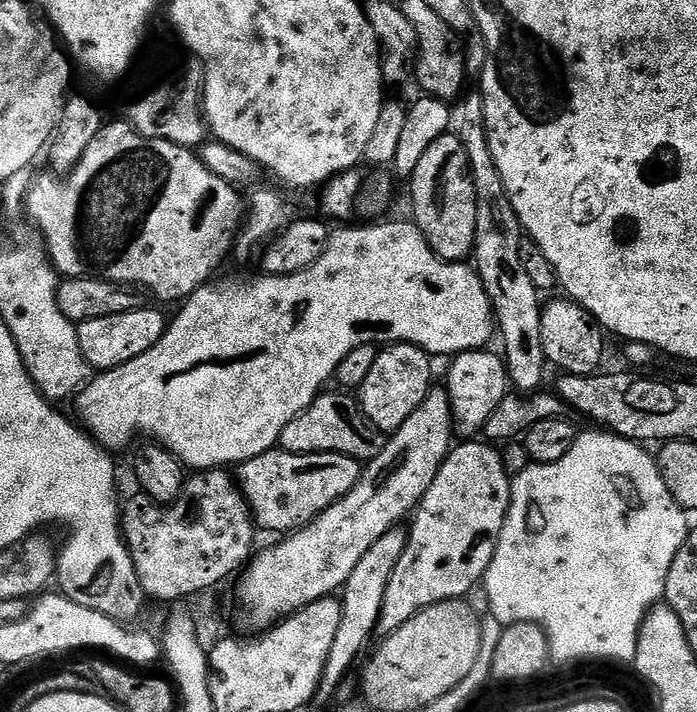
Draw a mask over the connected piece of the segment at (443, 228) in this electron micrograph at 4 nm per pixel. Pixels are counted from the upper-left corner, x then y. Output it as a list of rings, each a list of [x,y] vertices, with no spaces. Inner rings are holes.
[[[446,134],[438,138],[438,142],[434,142],[434,146],[430,146],[430,150],[426,150],[426,154],[418,161],[418,170],[414,170],[414,174],[410,177],[410,184],[412,184],[412,212],[416,215],[414,223],[426,238],[428,245],[442,260],[467,261],[473,255],[475,246],[476,200],[467,152],[463,148],[459,135]]]

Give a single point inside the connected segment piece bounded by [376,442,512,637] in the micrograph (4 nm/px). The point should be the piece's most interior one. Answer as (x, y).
(456, 527)

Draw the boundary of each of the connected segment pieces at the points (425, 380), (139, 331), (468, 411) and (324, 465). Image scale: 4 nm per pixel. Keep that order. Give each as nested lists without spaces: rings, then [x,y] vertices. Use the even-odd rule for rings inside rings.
[[[401,342],[380,351],[366,382],[362,382],[358,389],[360,411],[379,432],[397,432],[402,422],[406,422],[406,418],[410,418],[410,414],[422,406],[428,391],[434,386],[432,363],[433,357],[414,344]]]
[[[141,306],[106,318],[90,318],[76,325],[76,345],[82,350],[82,358],[86,358],[89,369],[109,372],[146,354],[146,350],[160,341],[165,327],[166,316],[164,320],[158,309]]]
[[[473,350],[462,352],[451,361],[448,368],[448,401],[452,407],[452,422],[457,433],[461,437],[472,438],[475,434],[483,433],[490,414],[509,395],[510,381],[505,361],[499,355],[497,357],[489,350]]]
[[[273,450],[239,465],[238,483],[240,491],[248,497],[257,529],[291,534],[319,518],[327,508],[334,506],[334,502],[346,498],[346,494],[350,494],[360,480],[361,471],[361,461],[342,454],[294,454]]]

